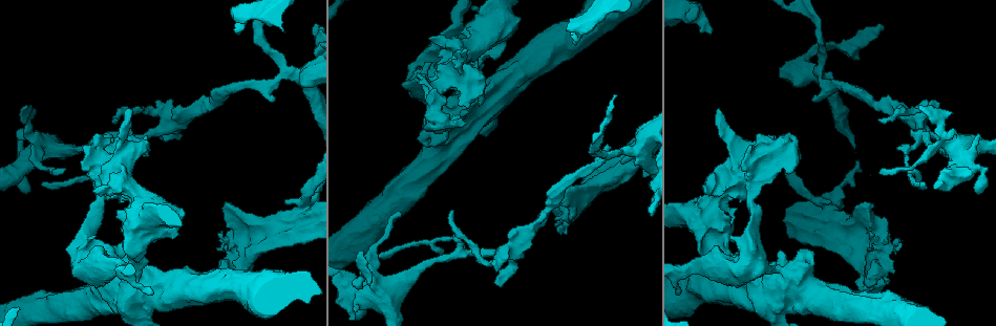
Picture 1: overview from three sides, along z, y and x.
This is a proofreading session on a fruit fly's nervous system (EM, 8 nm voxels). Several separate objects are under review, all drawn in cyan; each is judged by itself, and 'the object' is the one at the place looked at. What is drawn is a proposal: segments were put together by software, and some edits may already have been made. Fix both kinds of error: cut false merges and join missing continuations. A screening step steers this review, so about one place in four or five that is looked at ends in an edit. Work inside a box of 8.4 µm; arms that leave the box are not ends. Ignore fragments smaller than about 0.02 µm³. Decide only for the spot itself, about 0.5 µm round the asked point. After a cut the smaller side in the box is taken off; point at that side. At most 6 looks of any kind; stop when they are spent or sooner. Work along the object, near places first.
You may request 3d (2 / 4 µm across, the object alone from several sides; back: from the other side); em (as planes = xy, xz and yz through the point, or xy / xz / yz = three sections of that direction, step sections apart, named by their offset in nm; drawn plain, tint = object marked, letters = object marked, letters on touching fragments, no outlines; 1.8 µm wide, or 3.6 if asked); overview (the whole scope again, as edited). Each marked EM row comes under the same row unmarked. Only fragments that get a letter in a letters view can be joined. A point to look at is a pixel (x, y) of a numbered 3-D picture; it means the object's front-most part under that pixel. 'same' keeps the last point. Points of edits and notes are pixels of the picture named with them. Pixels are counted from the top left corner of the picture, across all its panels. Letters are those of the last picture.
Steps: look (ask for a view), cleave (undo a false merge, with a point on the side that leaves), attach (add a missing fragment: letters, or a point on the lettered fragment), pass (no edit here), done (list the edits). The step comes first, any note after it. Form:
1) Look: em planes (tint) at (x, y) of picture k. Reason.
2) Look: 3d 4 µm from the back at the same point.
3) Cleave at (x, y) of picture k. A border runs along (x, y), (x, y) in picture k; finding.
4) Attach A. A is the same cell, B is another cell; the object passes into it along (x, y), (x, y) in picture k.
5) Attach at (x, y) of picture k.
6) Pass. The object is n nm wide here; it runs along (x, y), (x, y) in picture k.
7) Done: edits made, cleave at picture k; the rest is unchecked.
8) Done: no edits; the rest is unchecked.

Look: em 3.6 µm planes (letters) at (775, 304) of picture 1. Sharp bend.

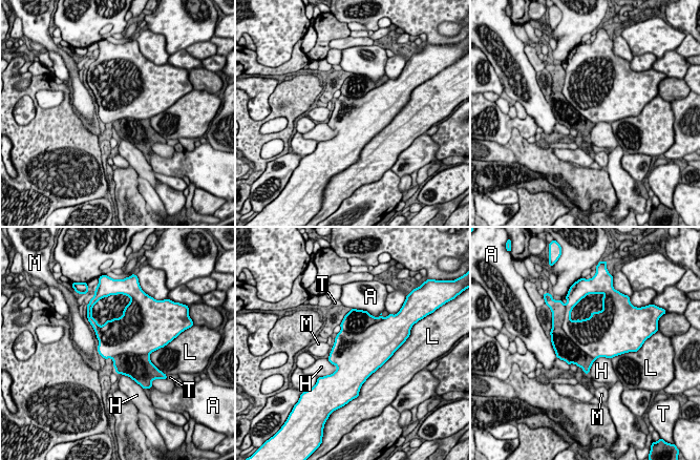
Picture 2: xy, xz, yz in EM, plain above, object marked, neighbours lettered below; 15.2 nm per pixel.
Cleave at (566, 350) of picture 2. A, H, L, M and T are other cells; a border runs along (563, 318), (564, 332), (594, 359) in picture 2; two cells meet here.

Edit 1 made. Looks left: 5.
Look: overview. See it whole again.

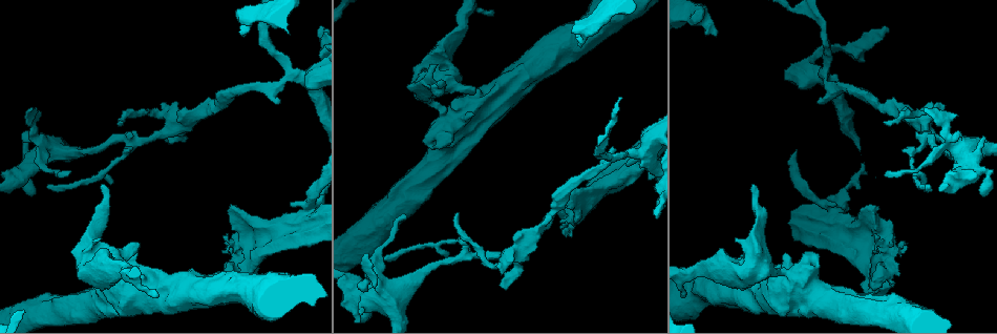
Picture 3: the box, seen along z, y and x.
Look: em planes (letters) at (716, 34) of picture 3.

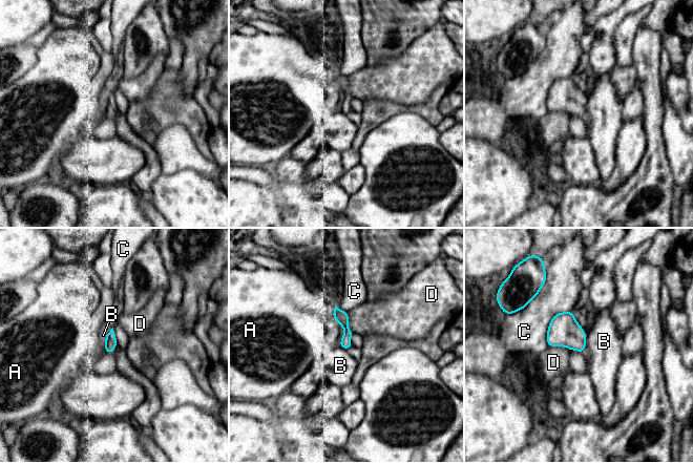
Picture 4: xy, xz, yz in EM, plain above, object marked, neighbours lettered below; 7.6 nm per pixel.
Pass. A, B, C and D are other cells; it runs along (336, 311), (347, 330), (347, 345) in picture 4; no lettered fragment goes on from it.

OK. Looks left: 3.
Done: edits made, cleave at picture 2; the rest is unchecked.

